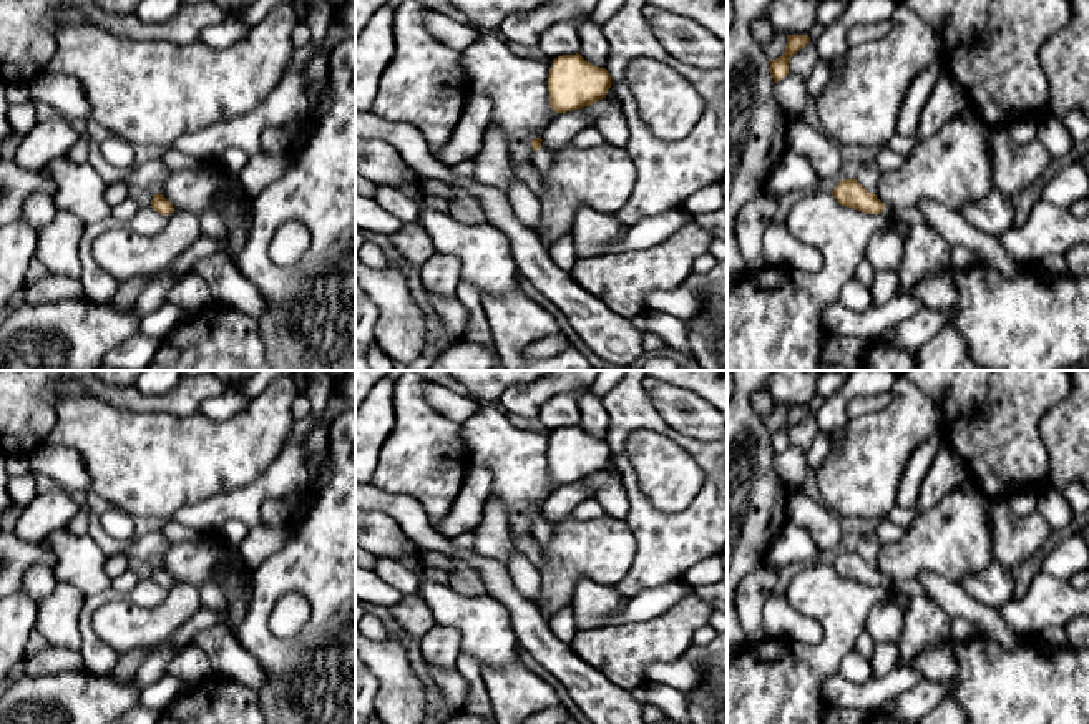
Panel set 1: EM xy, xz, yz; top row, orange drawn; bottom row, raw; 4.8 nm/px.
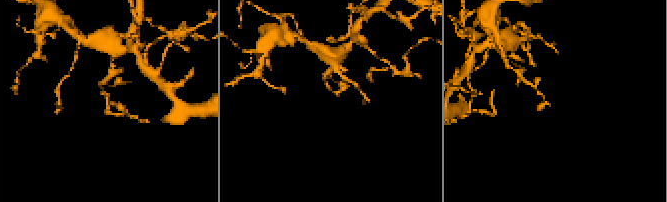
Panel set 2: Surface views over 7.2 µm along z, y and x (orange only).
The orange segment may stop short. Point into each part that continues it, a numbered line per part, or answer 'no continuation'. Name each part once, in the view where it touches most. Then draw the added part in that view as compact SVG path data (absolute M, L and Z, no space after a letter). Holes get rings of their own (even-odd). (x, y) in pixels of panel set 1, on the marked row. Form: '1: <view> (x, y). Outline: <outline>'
1: xz (542, 160). Outline: M543 144L538 151L533 151L531 164L538 169L538 174L549 173L553 166L553 154Z

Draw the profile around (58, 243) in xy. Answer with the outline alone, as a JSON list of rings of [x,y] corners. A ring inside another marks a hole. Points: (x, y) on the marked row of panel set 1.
[[[58,211],[50,224],[38,229],[35,256],[50,274],[80,277],[80,241],[85,227],[75,214]]]

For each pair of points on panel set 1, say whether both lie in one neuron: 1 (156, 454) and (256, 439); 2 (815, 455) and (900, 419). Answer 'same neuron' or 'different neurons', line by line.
1: same neuron
2: different neurons

